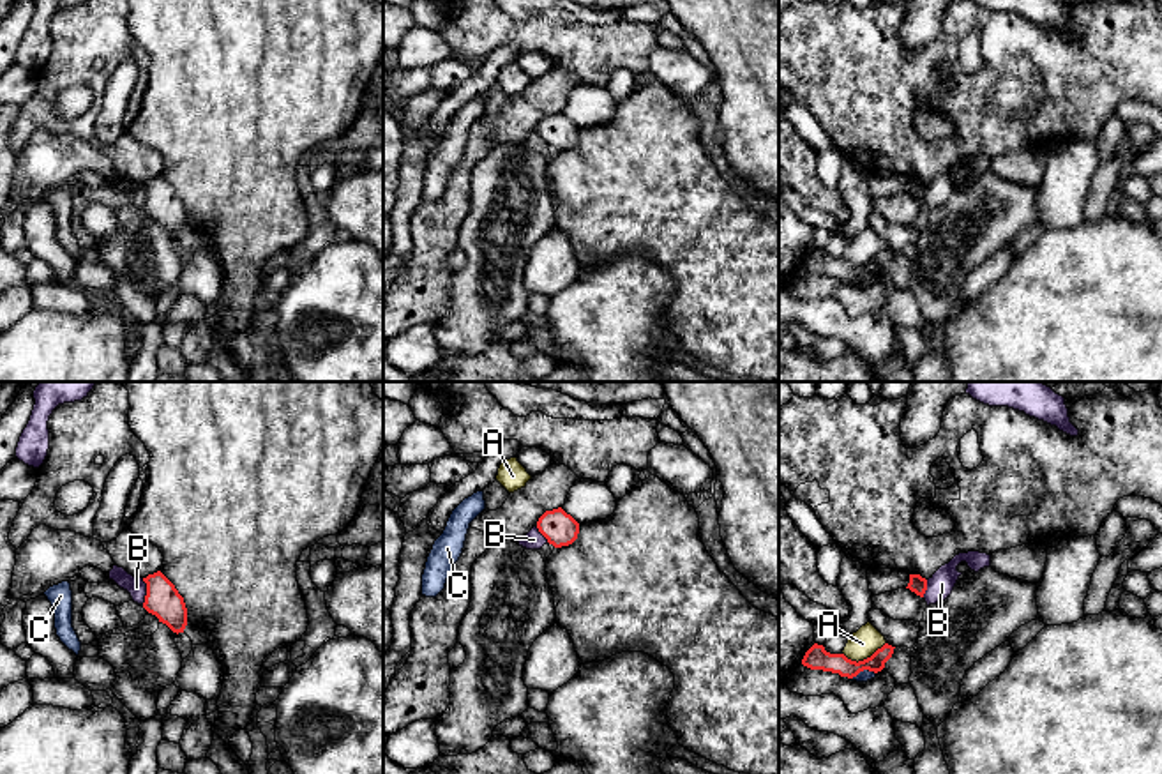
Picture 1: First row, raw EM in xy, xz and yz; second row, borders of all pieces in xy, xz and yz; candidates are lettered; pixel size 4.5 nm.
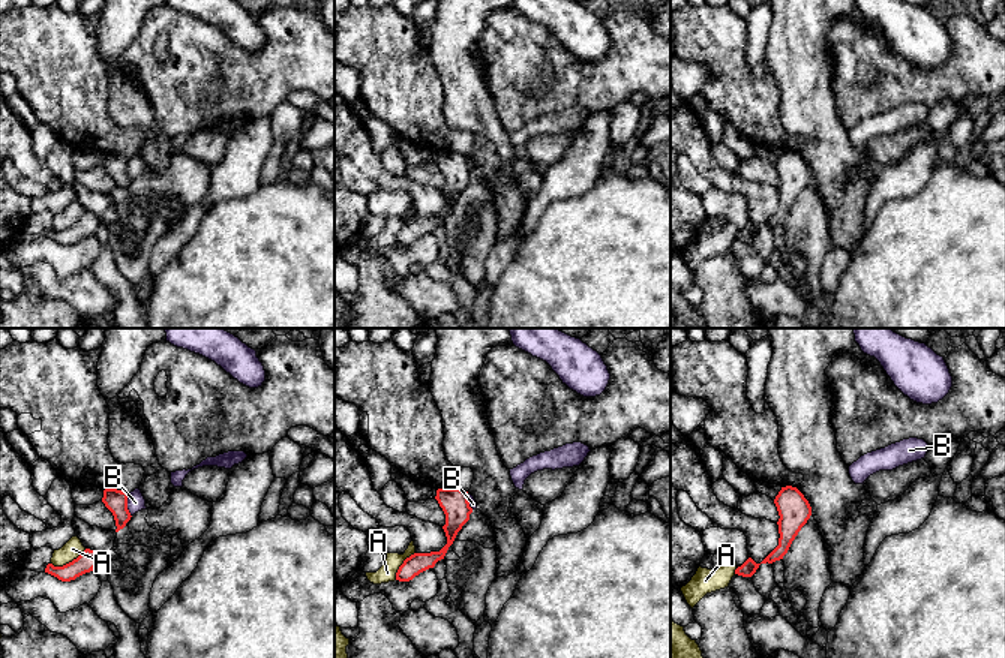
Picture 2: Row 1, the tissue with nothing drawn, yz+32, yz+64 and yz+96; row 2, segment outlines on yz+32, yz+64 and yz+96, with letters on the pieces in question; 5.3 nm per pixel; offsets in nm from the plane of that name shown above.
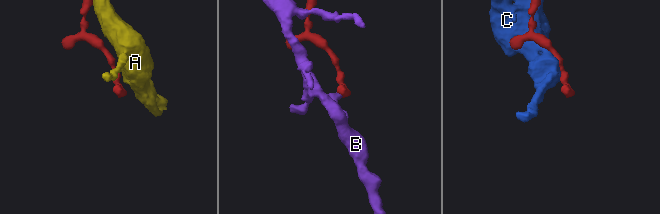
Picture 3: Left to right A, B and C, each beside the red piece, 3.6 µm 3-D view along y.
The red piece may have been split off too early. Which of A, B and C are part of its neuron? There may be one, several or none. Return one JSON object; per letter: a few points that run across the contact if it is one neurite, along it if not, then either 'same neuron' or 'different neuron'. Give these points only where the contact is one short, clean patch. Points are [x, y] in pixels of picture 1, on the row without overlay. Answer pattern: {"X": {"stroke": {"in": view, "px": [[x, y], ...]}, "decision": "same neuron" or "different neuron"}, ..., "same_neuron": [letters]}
{"A": {"stroke": {"in": "yz", "px": [[885, 246], [857, 265], [843, 258]]}, "decision": "different neuron"}, "B": {"decision": "different neuron"}, "C": {"decision": "different neuron"}, "same_neuron": []}

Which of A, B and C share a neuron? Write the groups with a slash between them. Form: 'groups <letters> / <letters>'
groups A / B / C

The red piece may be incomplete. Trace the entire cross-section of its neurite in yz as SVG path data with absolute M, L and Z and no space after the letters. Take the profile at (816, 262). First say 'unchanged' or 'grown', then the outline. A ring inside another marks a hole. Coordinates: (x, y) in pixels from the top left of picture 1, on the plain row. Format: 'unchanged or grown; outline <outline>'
unchanged; outline M814 247L805 256L802 269L811 274L832 276L832 277L839 277L841 281L853 283L864 274L874 277L881 276L885 272L885 267L892 262L894 253L895 251L885 247L871 262L856 267L848 263L844 258L830 258L825 254L823 249Z

